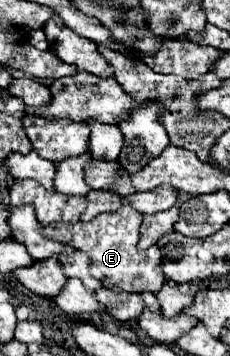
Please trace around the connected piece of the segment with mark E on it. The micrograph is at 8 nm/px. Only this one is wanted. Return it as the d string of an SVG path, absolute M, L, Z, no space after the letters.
M121 206L117 212L105 212L91 222L59 222L43 226L47 238L57 240L61 244L71 244L77 250L85 252L91 258L91 274L103 282L105 288L117 288L125 292L159 292L165 284L165 276L161 272L161 250L151 246L147 250L139 250L139 224L143 216L129 208Z

